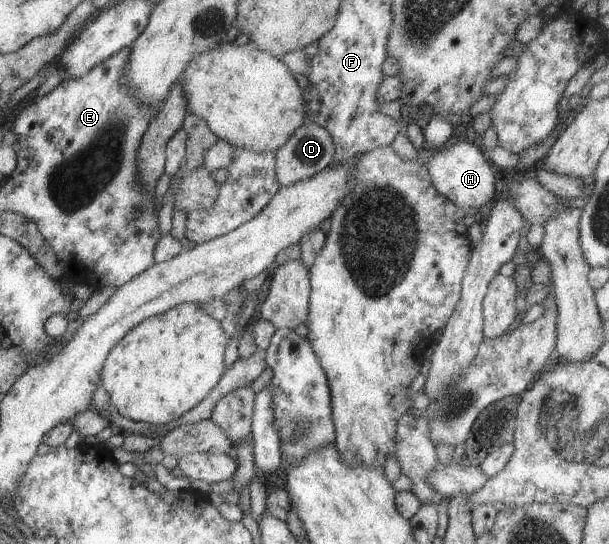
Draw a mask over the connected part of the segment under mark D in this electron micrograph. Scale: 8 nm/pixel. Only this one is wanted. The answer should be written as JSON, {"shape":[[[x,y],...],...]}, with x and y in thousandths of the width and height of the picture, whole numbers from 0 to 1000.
{"shape":[[[504,221],[450,283],[453,285],[453,327],[463,342],[514,325],[548,296],[550,265],[545,248],[517,222]]]}

